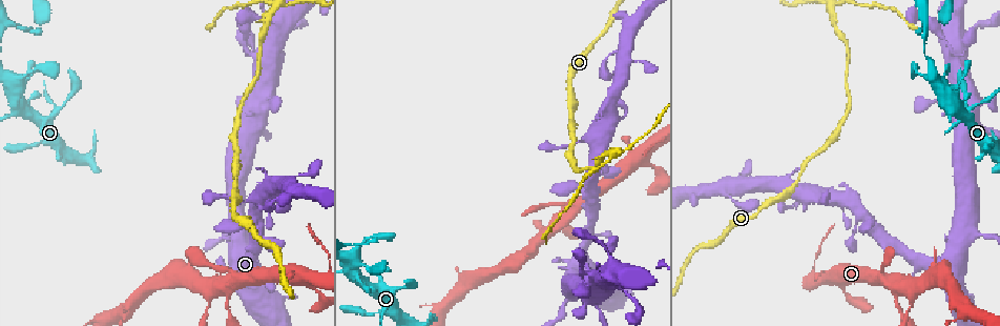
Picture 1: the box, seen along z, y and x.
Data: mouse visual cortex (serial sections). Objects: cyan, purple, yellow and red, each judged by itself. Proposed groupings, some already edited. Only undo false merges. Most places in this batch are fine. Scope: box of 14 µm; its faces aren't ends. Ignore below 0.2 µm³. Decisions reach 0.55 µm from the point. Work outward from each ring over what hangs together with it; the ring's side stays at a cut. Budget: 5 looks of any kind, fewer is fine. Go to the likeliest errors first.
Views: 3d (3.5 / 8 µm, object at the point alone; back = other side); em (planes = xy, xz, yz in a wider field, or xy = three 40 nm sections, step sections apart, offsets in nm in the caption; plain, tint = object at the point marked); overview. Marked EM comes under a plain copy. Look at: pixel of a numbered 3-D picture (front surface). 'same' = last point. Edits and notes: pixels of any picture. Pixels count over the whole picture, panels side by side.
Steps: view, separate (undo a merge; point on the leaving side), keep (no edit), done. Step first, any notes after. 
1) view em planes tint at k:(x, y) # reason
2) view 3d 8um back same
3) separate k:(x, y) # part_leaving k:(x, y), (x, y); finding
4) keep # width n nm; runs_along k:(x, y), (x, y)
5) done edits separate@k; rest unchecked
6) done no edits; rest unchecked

view 3d 8um at 1:(831, 6) # abrupt turn

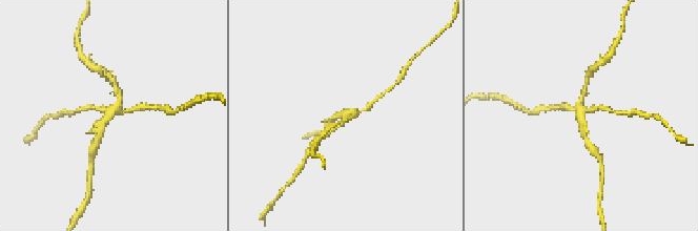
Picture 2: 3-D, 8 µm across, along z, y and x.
view em planes tint at 2:(340, 115) # shape alone is not enough

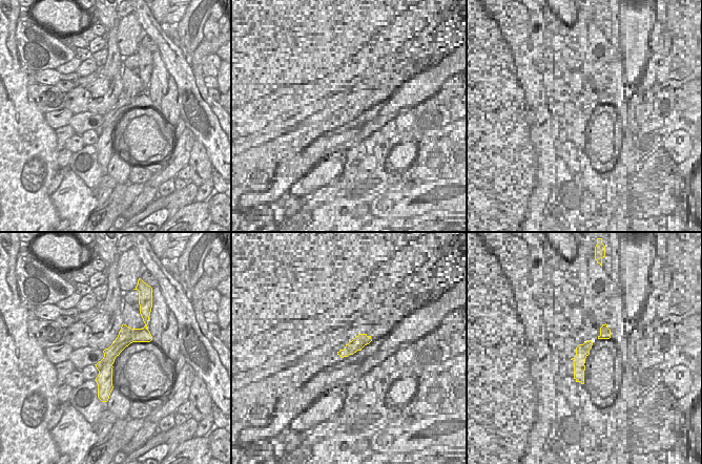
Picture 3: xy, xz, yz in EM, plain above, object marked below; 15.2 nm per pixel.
separate 2:(139, 107) # border 3:(140, 329), (130, 336), (131, 341); a second cell is stuck on

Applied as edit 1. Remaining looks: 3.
view 3d 3.5um back at 1:(58, 107) # abrupt turn

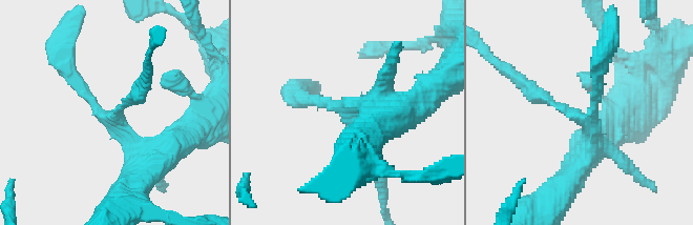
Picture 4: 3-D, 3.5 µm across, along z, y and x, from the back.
view em xy step 1 tint at 4:(567, 110) # shape alone is not enough

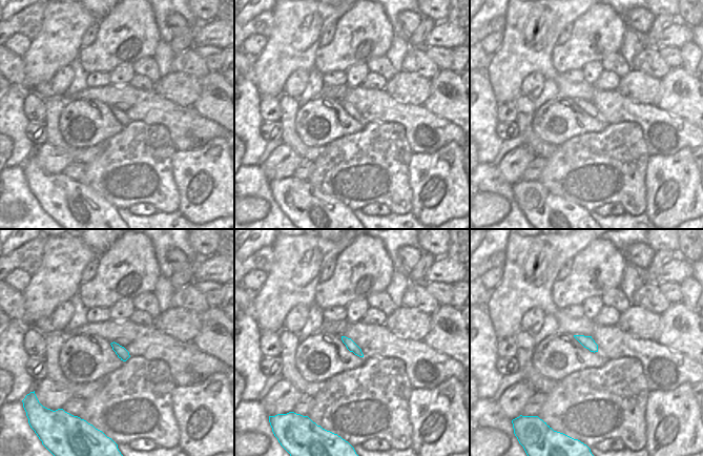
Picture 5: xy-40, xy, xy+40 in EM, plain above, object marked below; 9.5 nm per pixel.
keep # one cell here

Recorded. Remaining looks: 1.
done edits separate@2; rest unchecked

